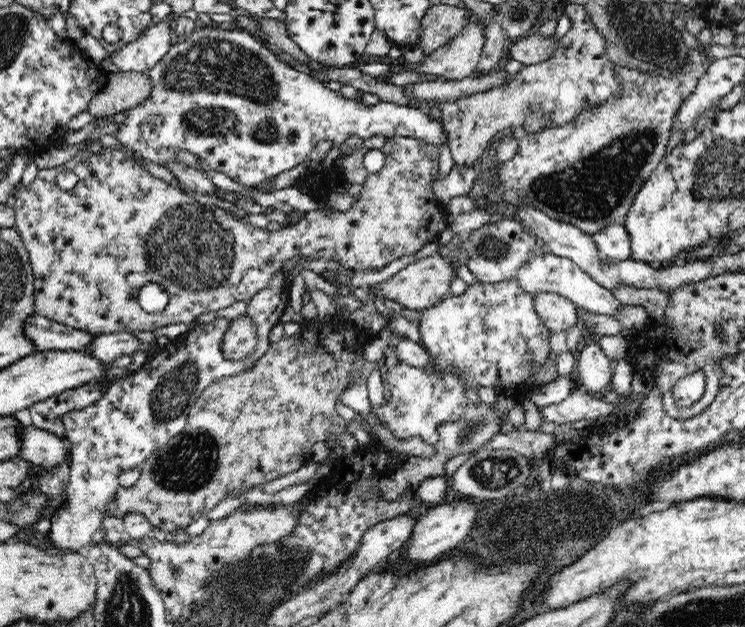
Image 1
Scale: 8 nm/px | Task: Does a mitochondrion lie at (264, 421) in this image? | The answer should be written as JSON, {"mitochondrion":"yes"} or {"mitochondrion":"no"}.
{"mitochondrion":"no"}

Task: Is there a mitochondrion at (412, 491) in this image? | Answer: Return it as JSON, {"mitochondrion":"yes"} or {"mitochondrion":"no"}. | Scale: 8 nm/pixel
{"mitochondrion":"no"}

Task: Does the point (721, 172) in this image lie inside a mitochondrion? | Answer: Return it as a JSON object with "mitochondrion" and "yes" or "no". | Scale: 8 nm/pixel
{"mitochondrion":"yes"}

